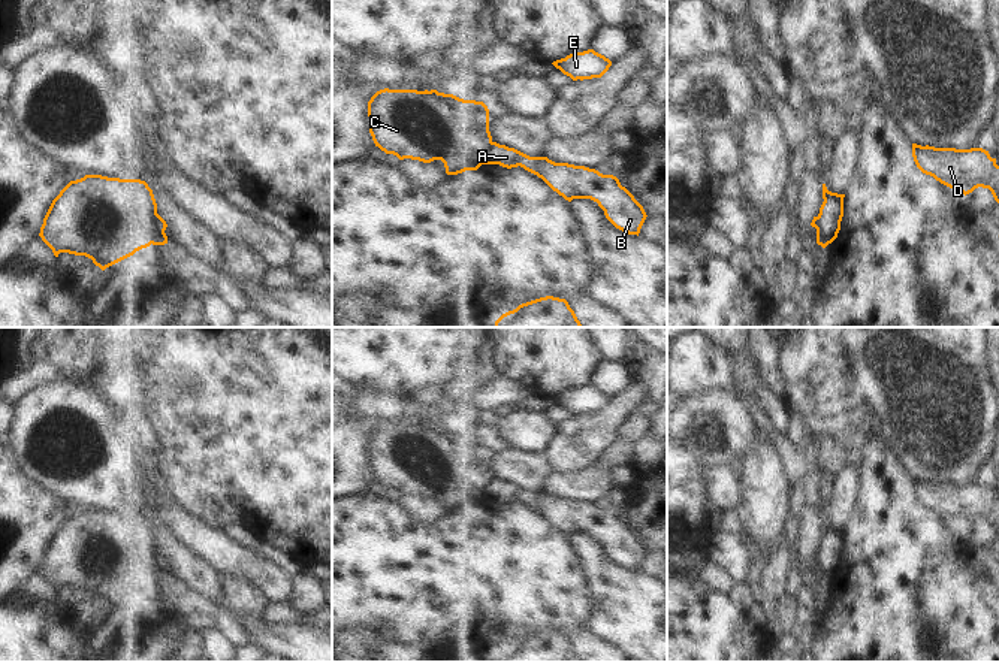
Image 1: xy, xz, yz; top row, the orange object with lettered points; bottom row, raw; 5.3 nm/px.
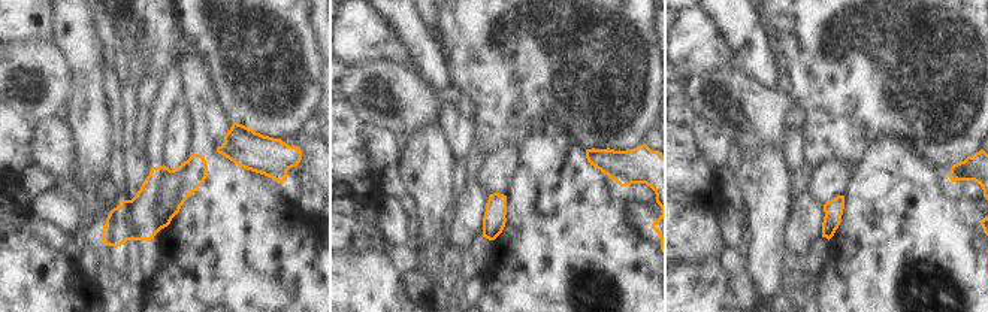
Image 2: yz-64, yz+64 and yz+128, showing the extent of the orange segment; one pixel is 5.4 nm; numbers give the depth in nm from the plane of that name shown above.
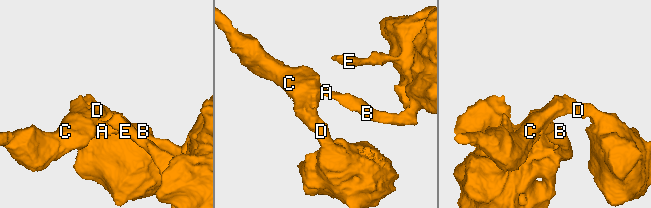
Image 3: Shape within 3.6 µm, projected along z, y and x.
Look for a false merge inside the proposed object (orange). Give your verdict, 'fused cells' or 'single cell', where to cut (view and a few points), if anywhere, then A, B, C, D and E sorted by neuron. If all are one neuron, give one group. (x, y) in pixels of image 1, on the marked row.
fused cells; cut in xy along (157, 214), (157, 230), (150, 242); A B E / C D

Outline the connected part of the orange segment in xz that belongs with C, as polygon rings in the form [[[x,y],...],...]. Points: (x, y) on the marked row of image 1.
[[[380,90],[368,102],[375,146],[399,160],[441,160],[447,175],[486,164],[489,109],[437,90]]]

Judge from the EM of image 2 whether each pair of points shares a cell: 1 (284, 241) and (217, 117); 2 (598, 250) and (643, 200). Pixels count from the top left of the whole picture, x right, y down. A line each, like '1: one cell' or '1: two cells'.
1: one cell
2: two cells

